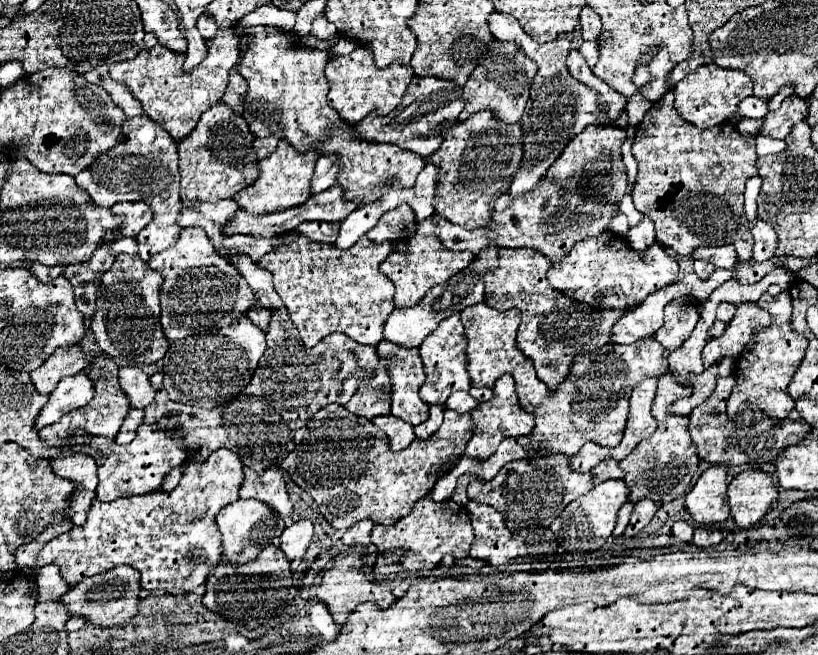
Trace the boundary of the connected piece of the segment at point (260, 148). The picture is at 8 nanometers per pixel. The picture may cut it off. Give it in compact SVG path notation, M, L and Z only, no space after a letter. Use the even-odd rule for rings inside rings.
M269 135L269 137L265 137L265 139L255 139L255 151L257 151L259 159L271 155L271 153L275 151L277 143L279 143L279 137L275 137L275 135Z

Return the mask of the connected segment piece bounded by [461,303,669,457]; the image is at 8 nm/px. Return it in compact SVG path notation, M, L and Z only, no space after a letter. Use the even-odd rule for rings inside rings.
M485 303L467 307L461 311L461 321L467 337L469 351L469 375L473 387L493 387L503 373L511 373L517 385L517 395L525 411L535 413L535 429L531 435L519 439L521 445L551 443L551 451L563 455L575 455L585 441L599 443L603 447L615 447L623 437L623 429L629 413L629 397L633 387L647 377L661 377L669 371L667 349L653 337L639 339L633 345L607 345L591 355L579 355L575 367L571 367L569 379L559 389L547 391L537 379L531 359L517 347L515 336L521 322L521 312L495 311Z

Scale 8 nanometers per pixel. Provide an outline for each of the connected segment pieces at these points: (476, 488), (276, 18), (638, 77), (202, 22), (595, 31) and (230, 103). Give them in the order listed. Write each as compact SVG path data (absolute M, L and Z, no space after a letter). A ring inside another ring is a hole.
M501 471L495 479L487 483L471 483L467 487L467 495L471 501L491 505L491 507L503 507L503 483L507 483L507 471Z
M269 4L267 7L257 7L255 13L245 15L245 17L237 23L235 33L241 35L241 33L245 33L249 27L253 27L253 25L273 26L290 31L295 25L295 20L296 13L284 9L277 9L277 7L271 7L271 4Z
M649 49L649 51L639 59L639 63L637 63L637 69L635 69L635 75L633 75L633 83L635 83L639 89L645 87L645 85L651 81L651 73L649 73L647 65L651 63L653 57L655 57L655 49Z
M207 13L207 15L201 15L197 19L197 29L199 33L203 35L203 39L211 39L211 35L217 33L217 25L215 25L215 19Z
M583 7L579 27L581 27L581 37L585 41L597 41L601 35L601 19L589 7Z
M233 69L231 75L229 75L229 85L227 85L227 91L225 91L221 103L227 105L235 115L241 115L243 113L243 99L245 99L245 95L247 95L247 83Z

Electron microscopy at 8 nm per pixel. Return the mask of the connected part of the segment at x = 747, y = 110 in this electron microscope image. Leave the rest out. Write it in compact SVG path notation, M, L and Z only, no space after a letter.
M747 97L739 103L739 111L729 119L731 125L737 125L741 119L763 119L767 115L767 99L761 97Z

